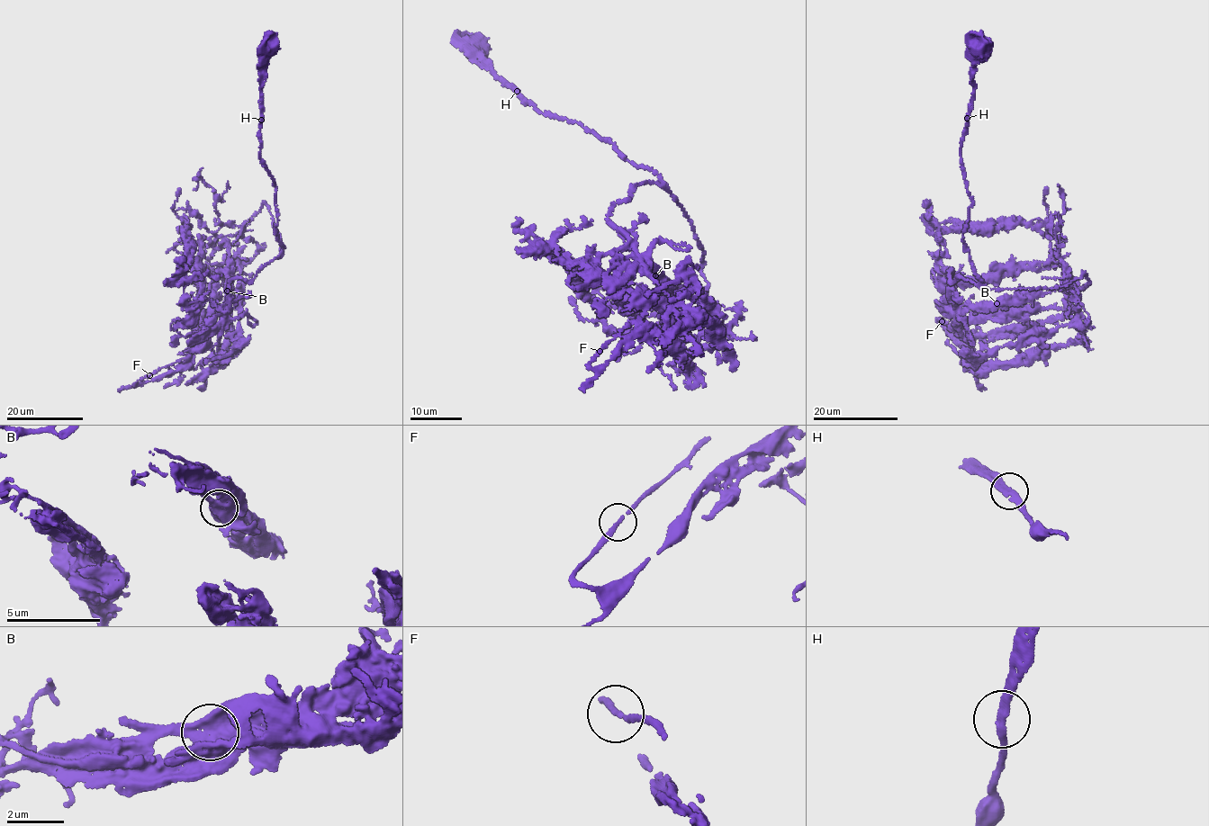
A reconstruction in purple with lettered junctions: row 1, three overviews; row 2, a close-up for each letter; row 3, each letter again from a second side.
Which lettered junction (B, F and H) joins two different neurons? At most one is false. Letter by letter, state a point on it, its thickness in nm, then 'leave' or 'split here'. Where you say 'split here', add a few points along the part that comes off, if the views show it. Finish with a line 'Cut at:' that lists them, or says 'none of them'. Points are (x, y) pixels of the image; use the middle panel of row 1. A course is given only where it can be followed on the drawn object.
B: place (655, 275); calibre 550 nm; leave
F: place (599, 351); calibre 170 nm; leave
H: place (517, 91); calibre 240 nm; leave
Cut at: none of them

